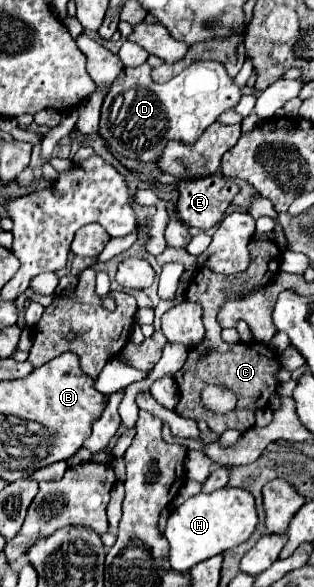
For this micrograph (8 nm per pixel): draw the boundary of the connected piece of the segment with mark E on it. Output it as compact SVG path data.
M217 176L185 180L179 184L175 210L187 226L207 232L223 220L223 214L237 192L239 188L231 180Z

